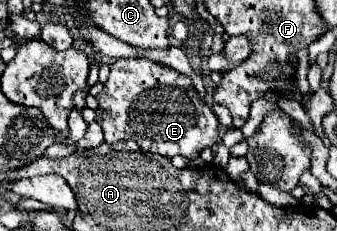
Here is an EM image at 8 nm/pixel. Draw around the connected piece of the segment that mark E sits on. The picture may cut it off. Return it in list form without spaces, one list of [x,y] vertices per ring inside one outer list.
[[[118,59],[110,65],[110,77],[96,99],[96,123],[100,123],[108,145],[132,139],[146,153],[196,159],[202,149],[220,141],[220,121],[198,99],[192,79],[150,59]]]

